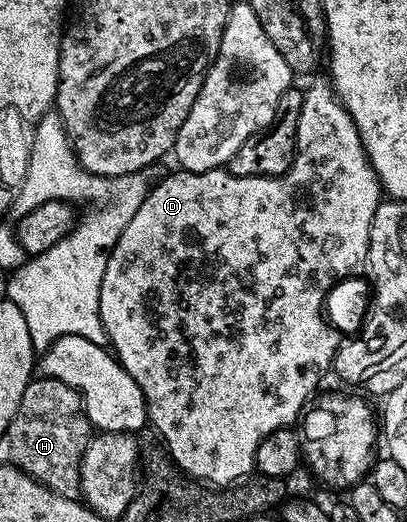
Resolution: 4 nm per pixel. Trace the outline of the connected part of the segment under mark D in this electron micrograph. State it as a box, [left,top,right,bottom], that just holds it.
[99,81,381,488]

